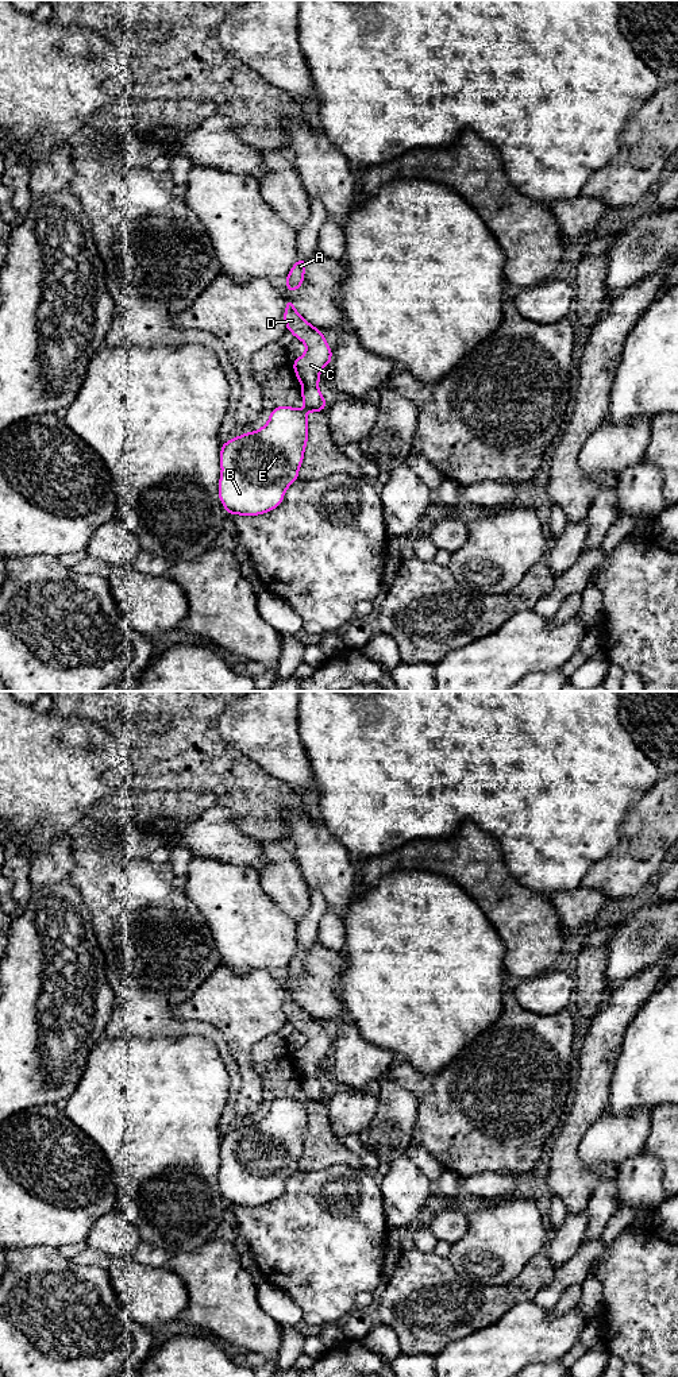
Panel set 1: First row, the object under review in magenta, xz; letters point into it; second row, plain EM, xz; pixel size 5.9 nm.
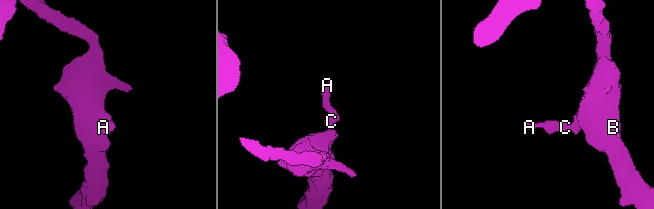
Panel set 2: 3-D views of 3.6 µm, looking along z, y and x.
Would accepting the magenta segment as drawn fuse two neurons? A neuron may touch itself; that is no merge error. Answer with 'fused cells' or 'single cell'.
fused cells

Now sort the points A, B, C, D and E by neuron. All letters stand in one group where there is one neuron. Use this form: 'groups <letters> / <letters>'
groups A C D / B E

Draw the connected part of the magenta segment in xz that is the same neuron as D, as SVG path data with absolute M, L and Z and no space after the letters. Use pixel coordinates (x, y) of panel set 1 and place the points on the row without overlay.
M290 990L286 991L284 1011L286 1021L307 1037L305 1045L292 1052L297 1071L303 1077L317 1076L321 1071L320 1060L331 1056L332 1042L327 1031L320 1021L311 1017L297 1004Z

